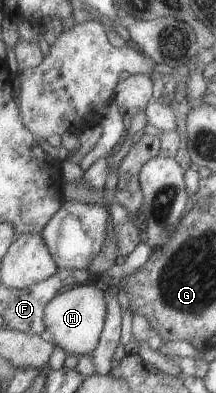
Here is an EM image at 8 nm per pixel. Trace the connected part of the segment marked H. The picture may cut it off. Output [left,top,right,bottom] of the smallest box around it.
[45,284,109,355]

